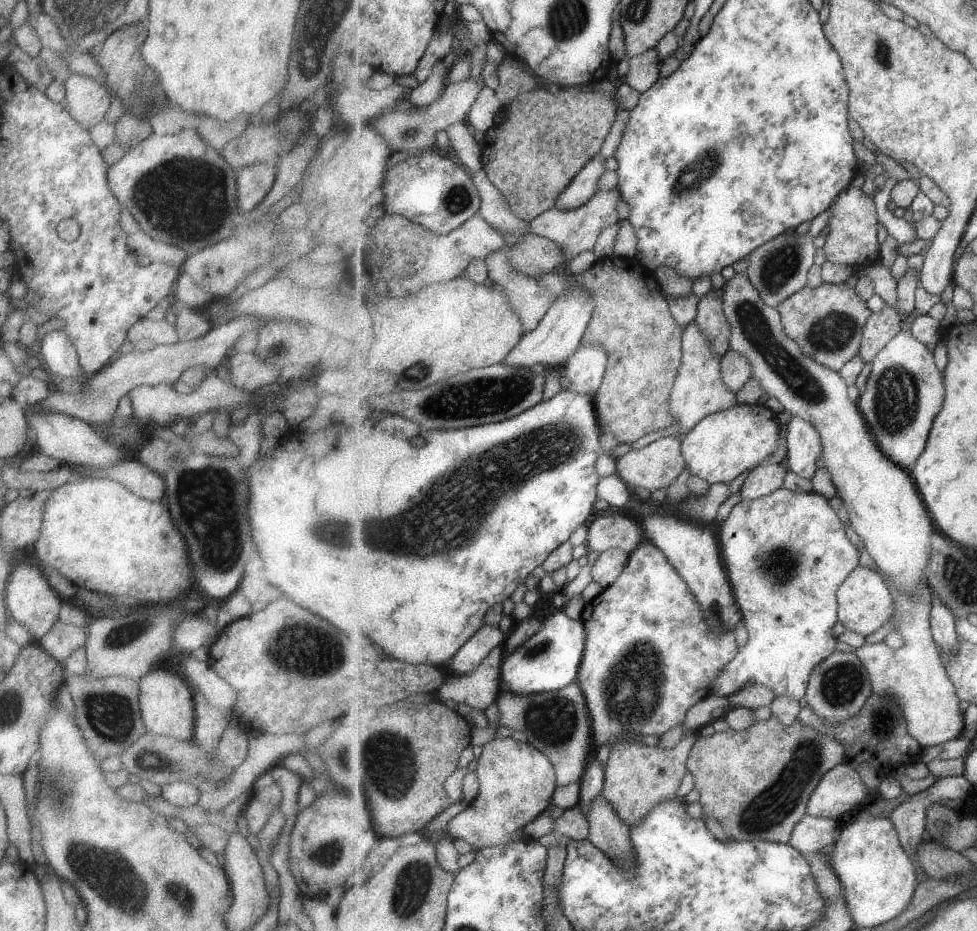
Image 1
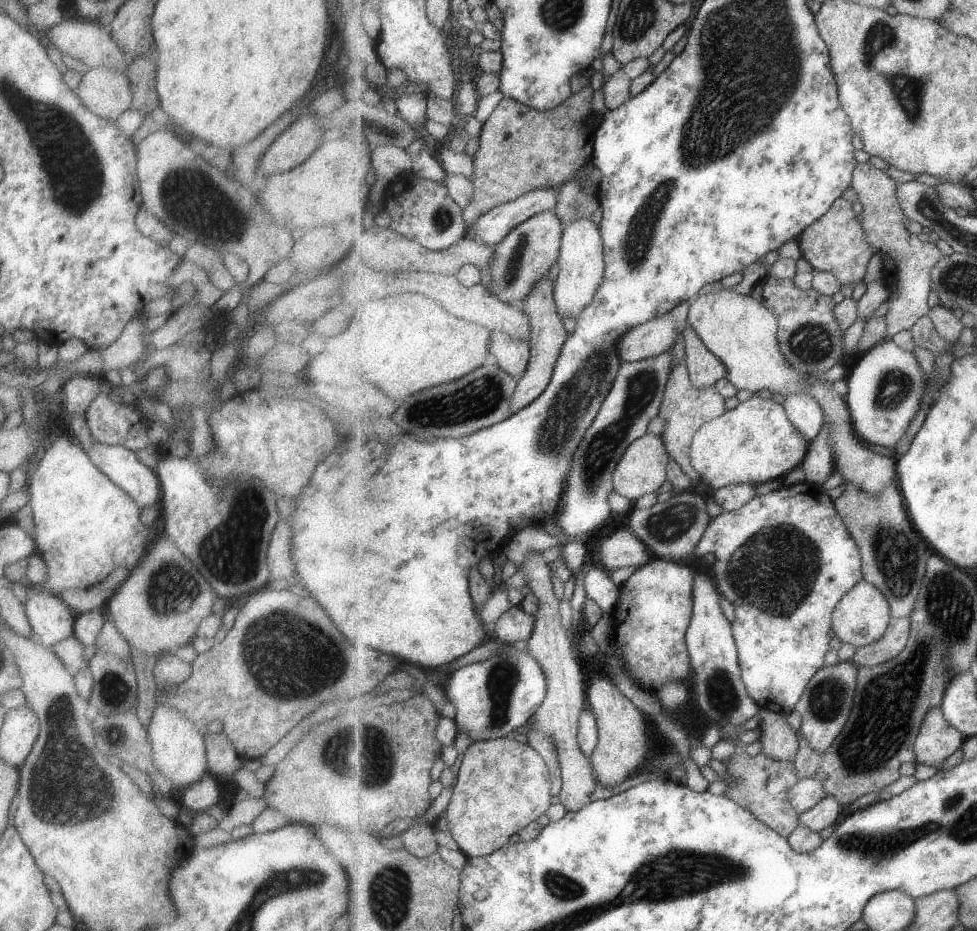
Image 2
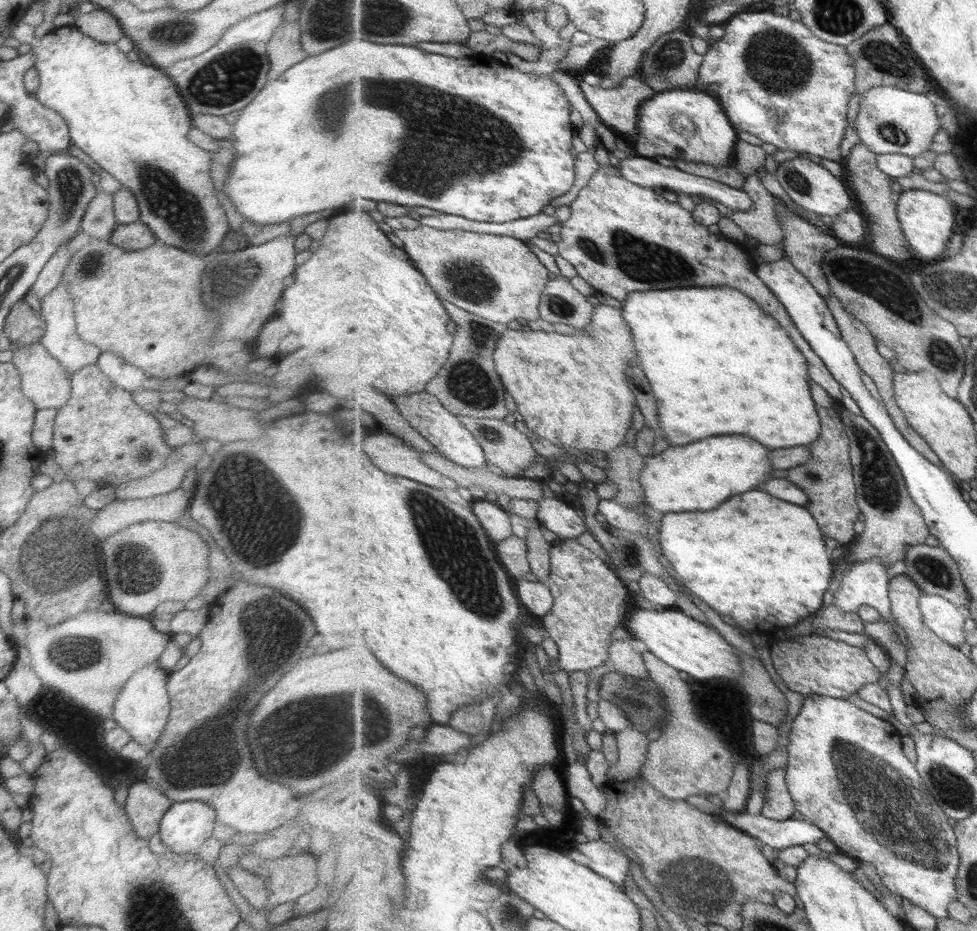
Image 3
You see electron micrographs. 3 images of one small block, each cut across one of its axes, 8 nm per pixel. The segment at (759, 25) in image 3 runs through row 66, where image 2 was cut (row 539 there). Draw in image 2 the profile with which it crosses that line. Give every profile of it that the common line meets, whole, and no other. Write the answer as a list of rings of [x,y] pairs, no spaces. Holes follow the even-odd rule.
[[[807,482],[794,485],[783,484],[776,491],[771,491],[764,495],[758,495],[750,500],[745,506],[734,511],[722,511],[709,523],[703,538],[695,547],[694,554],[700,555],[703,551],[712,552],[716,557],[714,562],[714,573],[716,584],[725,599],[729,599],[736,608],[736,618],[733,622],[734,636],[738,646],[740,656],[740,667],[742,668],[742,677],[746,682],[749,694],[753,700],[760,704],[762,709],[769,709],[775,712],[789,714],[796,710],[797,703],[800,702],[808,687],[809,681],[820,671],[826,662],[826,656],[831,650],[831,638],[833,636],[833,611],[836,610],[840,600],[864,578],[864,567],[862,564],[862,554],[860,544],[852,535],[844,518],[836,509],[835,501],[820,491],[818,486]]]

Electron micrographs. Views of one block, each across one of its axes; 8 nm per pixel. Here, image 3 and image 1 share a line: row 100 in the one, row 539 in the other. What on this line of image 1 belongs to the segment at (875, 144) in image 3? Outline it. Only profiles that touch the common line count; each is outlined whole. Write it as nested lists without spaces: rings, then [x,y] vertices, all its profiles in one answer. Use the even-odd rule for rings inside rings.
[[[746,272],[737,273],[725,282],[724,311],[732,326],[730,348],[744,354],[753,365],[753,378],[769,396],[779,400],[785,411],[810,420],[821,433],[825,464],[832,474],[837,494],[845,501],[850,522],[863,545],[876,560],[886,580],[905,595],[911,595],[927,578],[935,526],[909,470],[893,462],[882,450],[857,402],[851,402],[847,382],[840,371],[807,356],[801,345],[786,332],[779,308],[770,307]]]

